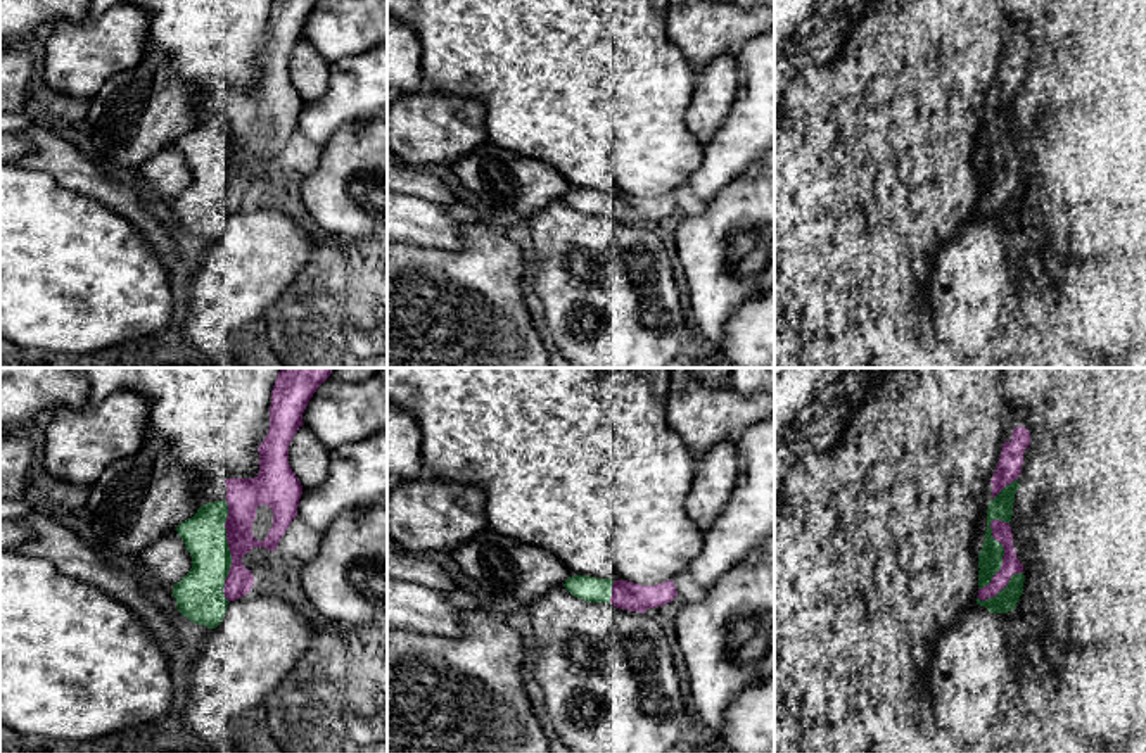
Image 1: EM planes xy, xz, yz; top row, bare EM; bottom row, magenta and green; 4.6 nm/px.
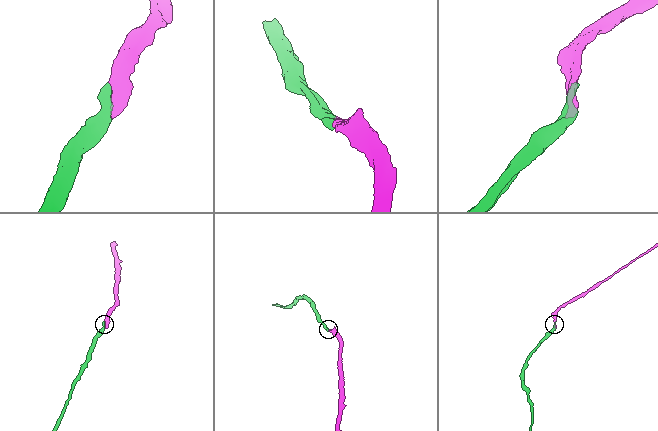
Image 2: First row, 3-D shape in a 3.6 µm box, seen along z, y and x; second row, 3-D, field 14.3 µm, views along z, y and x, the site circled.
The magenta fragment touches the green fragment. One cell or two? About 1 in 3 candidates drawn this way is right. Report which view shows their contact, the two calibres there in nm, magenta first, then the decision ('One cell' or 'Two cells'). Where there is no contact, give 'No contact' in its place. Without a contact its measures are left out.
Touches magenta in xy. Thickness 150 nm (magenta) against 220 nm. One cell

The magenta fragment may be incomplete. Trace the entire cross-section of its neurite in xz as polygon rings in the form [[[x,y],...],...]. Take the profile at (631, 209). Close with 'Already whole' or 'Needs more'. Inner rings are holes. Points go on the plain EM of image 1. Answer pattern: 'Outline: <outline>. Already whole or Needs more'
Outline: [[[588,188],[569,190],[563,200],[588,216],[612,216],[615,221],[645,226],[671,216],[676,209],[672,193],[657,199],[640,199],[627,193],[595,192]]]. Needs more

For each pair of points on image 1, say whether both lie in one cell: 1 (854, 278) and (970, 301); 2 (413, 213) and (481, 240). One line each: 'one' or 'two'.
1: two
2: two

